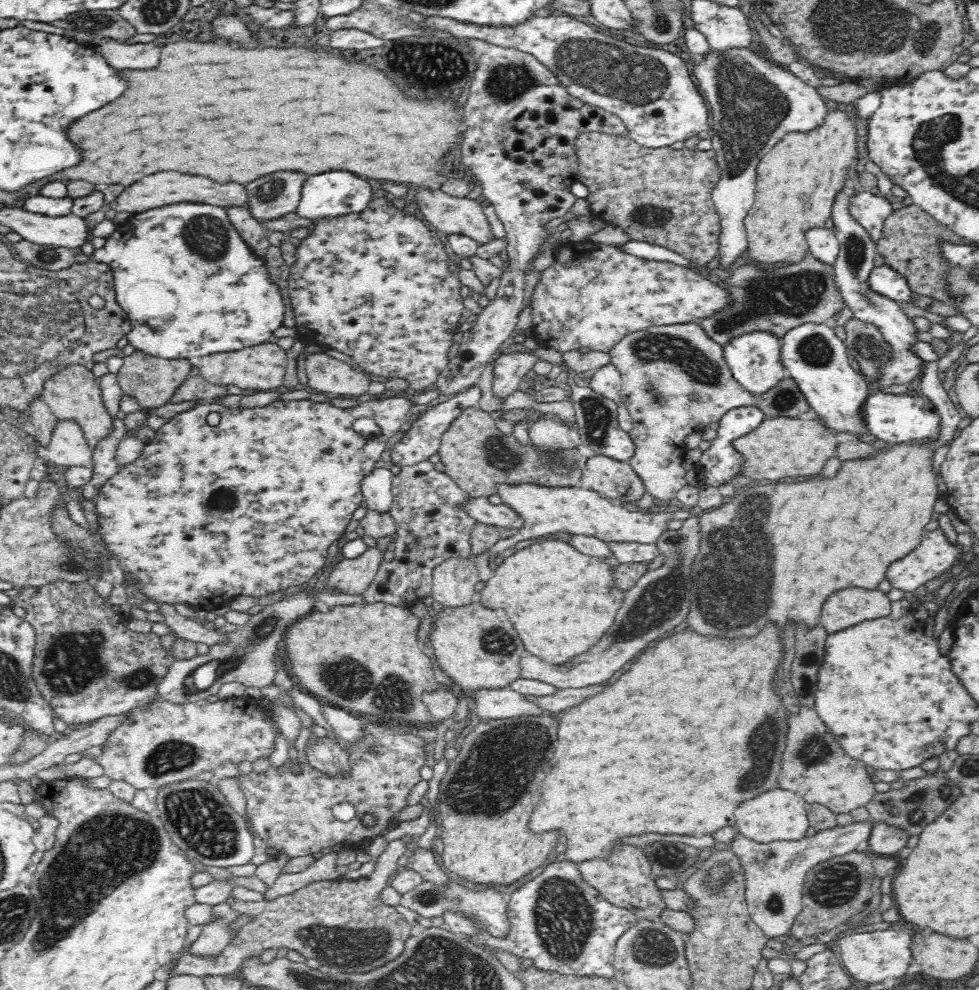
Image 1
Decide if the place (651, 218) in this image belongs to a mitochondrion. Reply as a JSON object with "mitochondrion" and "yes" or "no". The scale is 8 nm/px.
{"mitochondrion":"yes"}

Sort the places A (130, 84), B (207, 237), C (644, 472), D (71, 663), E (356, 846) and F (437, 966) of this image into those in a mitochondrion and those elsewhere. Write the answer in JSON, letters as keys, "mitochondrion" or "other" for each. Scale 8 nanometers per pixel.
{"A":"other","B":"mitochondrion","C":"other","D":"mitochondrion","E":"other","F":"mitochondrion"}

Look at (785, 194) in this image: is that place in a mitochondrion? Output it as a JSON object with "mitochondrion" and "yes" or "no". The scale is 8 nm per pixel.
{"mitochondrion":"no"}

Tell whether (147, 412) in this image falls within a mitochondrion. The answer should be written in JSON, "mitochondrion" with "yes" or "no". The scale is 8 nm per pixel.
{"mitochondrion":"no"}

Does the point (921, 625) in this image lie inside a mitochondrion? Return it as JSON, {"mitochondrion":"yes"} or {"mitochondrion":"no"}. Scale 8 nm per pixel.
{"mitochondrion":"no"}

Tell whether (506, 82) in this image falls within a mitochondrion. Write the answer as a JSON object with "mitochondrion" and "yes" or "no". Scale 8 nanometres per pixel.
{"mitochondrion":"yes"}

